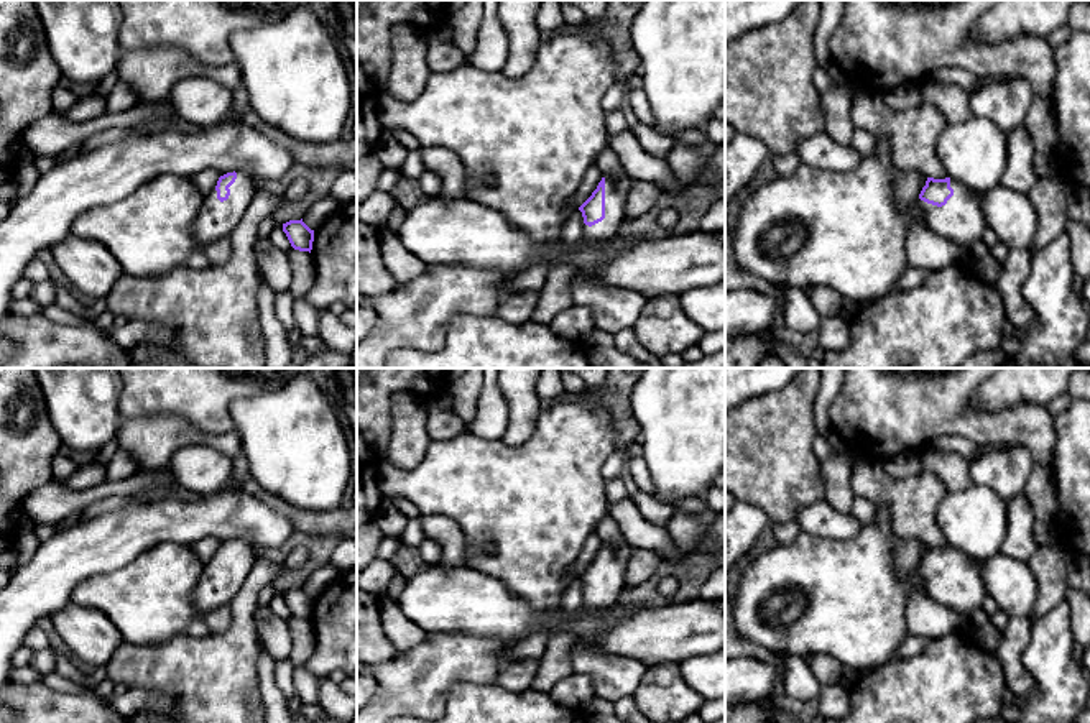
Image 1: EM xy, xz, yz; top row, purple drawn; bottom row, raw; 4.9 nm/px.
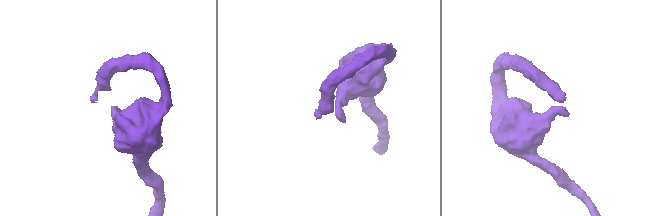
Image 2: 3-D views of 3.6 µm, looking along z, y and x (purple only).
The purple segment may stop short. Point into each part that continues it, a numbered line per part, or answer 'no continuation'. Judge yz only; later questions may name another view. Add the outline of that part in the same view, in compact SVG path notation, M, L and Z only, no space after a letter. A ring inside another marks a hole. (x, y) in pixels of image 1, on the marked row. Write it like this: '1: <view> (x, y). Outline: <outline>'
1: yz (960, 221). Outline: M950 179L950 187L954 196L942 207L917 200L927 228L968 250L983 238L986 228L980 196L955 179Z

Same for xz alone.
1: xz (615, 189). Outline: M605 177L605 219L592 227L584 223L584 240L603 243L620 233L625 217L626 194L635 181L631 177Z

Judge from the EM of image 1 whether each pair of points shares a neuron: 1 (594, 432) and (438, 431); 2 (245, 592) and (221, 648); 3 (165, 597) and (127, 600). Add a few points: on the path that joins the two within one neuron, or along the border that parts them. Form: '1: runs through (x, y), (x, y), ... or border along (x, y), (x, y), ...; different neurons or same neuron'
1: border along (466, 429), (452, 437), (431, 441); different neurons
2: runs through (244, 605), (244, 625), (234, 635); same neuron
3: runs through (155, 597), (137, 600); same neuron

